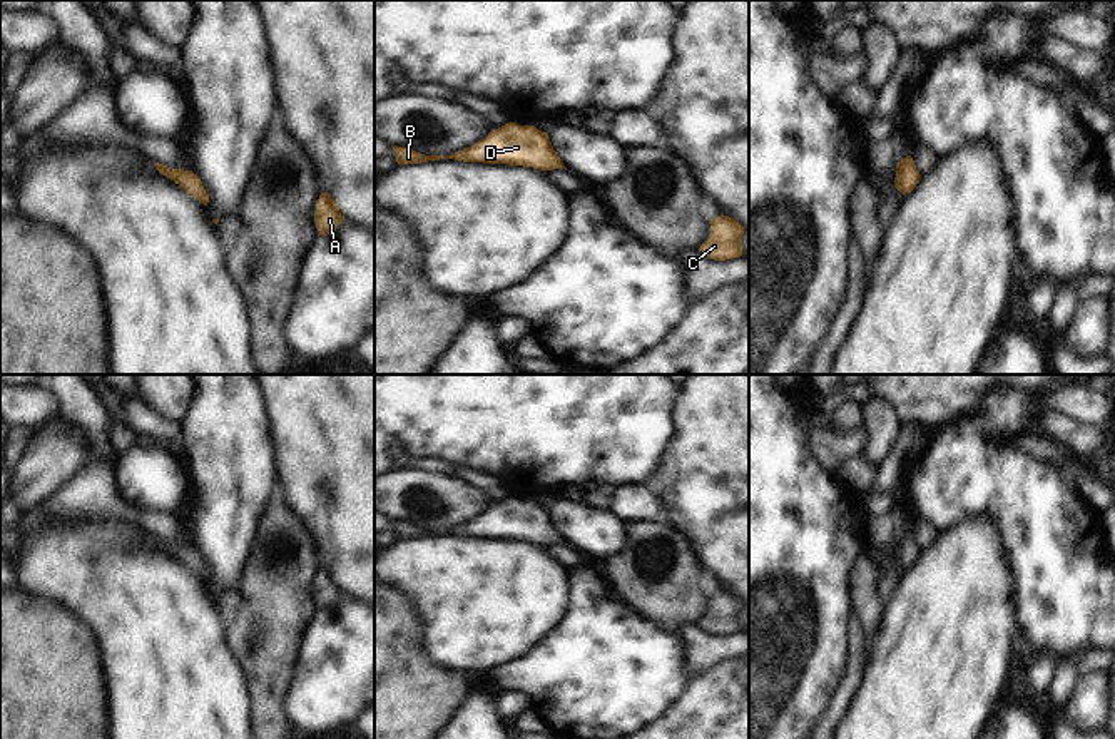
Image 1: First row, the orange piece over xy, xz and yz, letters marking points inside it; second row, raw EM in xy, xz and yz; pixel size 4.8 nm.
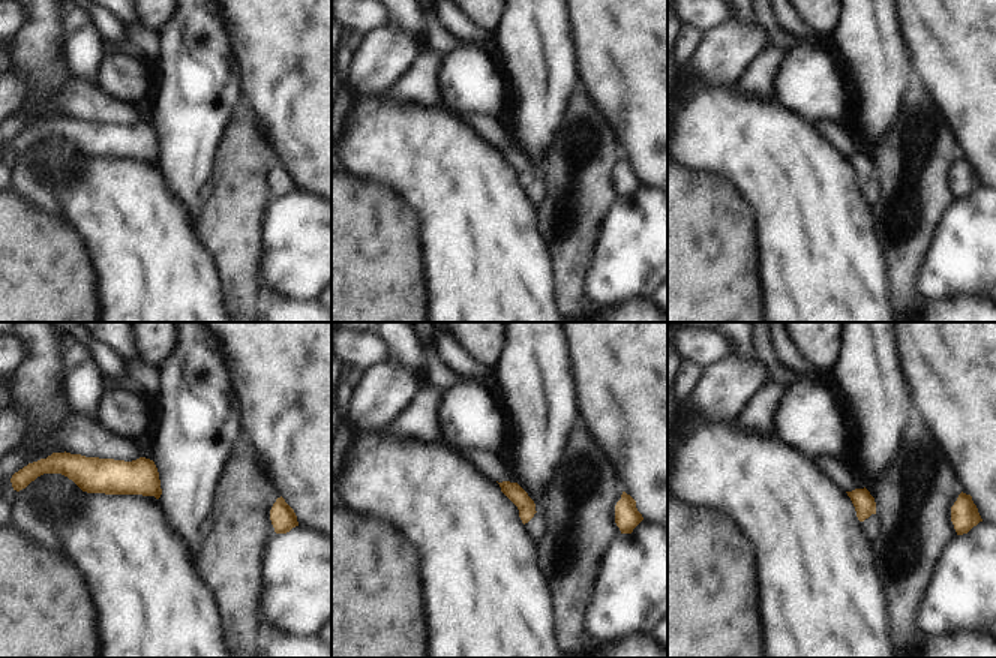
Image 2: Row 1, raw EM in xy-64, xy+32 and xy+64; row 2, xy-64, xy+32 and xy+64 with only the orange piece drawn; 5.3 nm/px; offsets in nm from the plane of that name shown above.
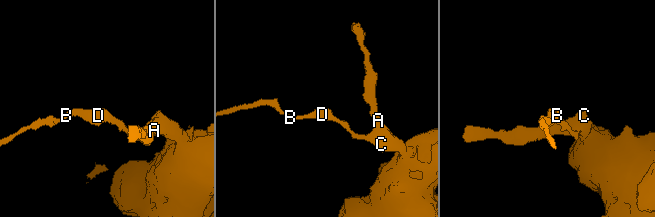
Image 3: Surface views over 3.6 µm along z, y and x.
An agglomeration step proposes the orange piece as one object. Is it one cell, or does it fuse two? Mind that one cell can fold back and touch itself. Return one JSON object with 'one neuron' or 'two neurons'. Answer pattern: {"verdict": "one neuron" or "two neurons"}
{"verdict": "one neuron"}

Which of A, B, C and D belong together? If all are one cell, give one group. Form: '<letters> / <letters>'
A B C D

